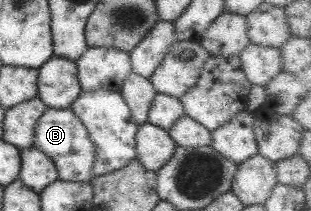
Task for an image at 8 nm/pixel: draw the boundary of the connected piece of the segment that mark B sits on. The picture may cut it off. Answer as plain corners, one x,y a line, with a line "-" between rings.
46,107
37,119
34,128
32,146
47,156
55,166
58,179
65,182
89,182
95,148
89,141
88,134
81,121
74,116
71,109
53,109

